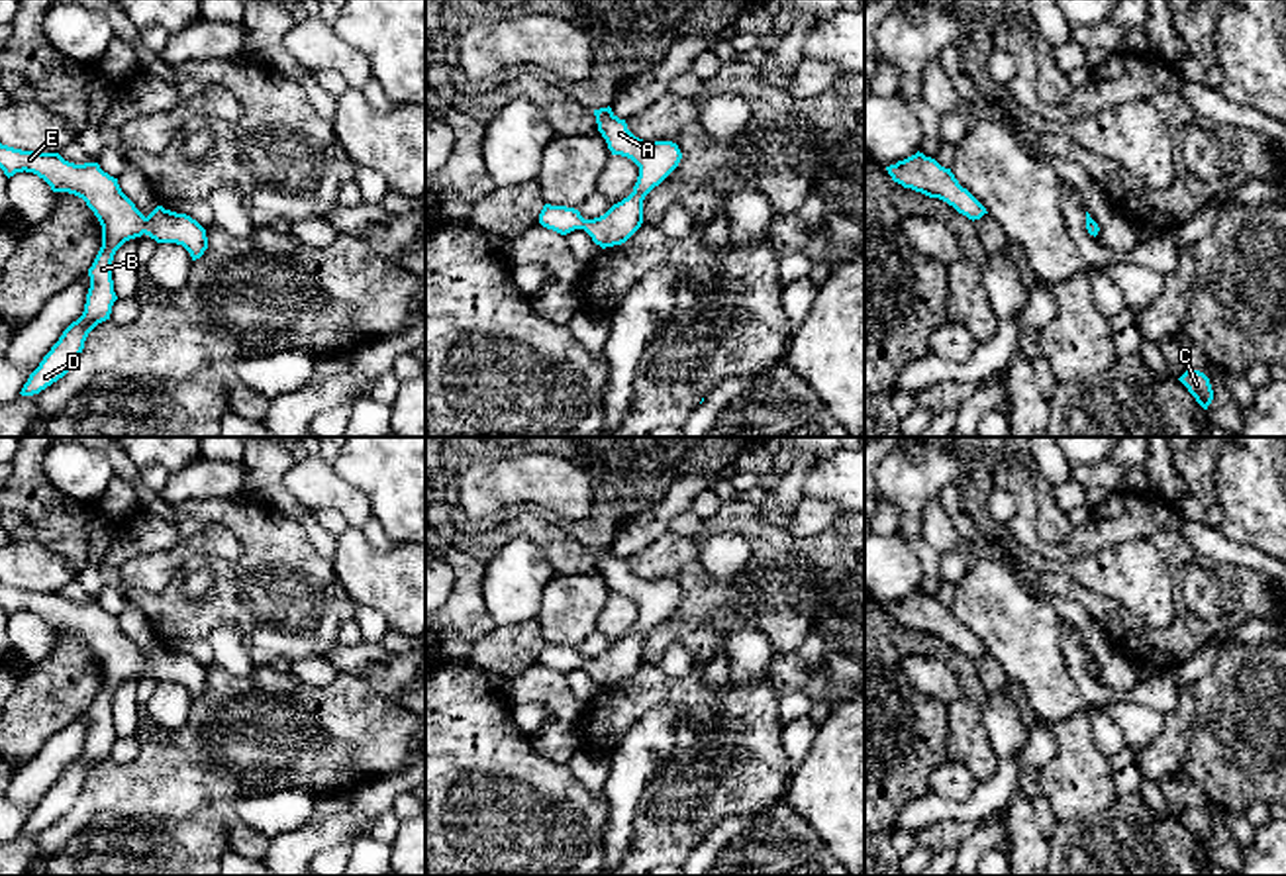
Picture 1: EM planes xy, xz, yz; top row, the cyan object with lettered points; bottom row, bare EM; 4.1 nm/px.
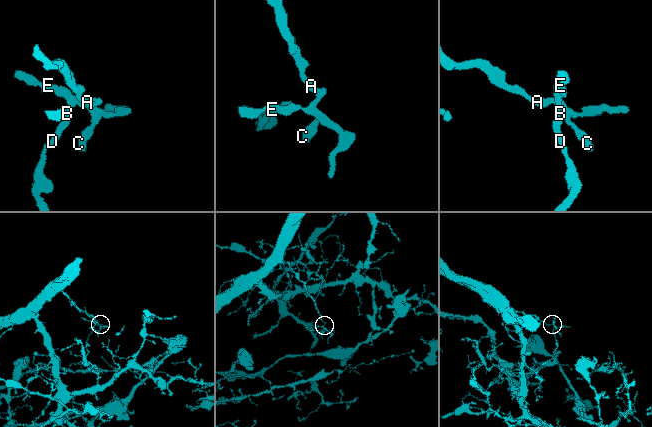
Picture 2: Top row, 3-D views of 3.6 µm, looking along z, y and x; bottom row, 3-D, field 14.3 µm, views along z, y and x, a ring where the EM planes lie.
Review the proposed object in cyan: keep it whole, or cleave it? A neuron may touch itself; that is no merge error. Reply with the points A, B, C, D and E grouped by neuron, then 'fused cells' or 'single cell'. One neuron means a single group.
A B C D E; single cell

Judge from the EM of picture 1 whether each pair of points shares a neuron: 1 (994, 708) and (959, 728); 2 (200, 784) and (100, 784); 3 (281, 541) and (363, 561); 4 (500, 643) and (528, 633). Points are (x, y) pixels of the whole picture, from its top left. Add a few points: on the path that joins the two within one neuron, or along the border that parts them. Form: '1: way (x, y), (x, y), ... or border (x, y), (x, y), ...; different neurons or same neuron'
1: border (979, 708), (990, 749), (998, 757); different neurons
2: way (175, 784), (126, 784); same neuron
3: border (330, 561), (353, 602); different neurons
4: way (506, 643), (522, 637); same neuron

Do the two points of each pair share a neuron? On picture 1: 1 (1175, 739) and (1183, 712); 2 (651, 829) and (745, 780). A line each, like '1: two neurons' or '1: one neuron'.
1: one neuron
2: one neuron

